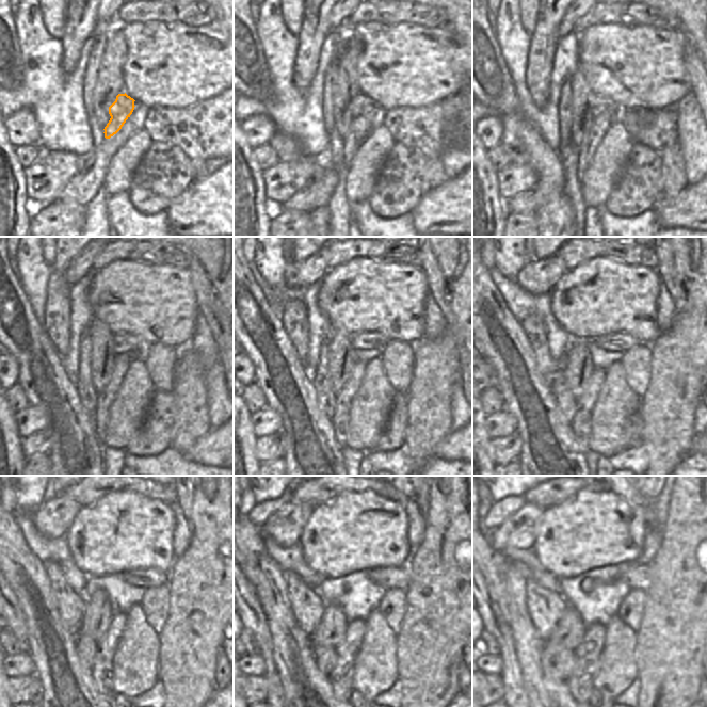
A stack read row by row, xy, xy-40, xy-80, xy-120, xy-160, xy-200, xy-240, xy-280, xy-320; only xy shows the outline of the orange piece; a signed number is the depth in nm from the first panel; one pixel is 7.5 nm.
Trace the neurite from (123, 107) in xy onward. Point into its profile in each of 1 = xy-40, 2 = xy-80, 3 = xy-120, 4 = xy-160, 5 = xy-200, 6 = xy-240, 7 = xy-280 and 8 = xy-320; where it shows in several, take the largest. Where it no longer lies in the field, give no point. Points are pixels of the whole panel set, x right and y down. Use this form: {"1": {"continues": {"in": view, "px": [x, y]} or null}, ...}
{"1": {"continues": {"in": "xy-40", "px": [362, 108]}}, "2": {"continues": {"in": "xy-80", "px": [601, 109]}}, "3": {"continues": {"in": "xy-120", "px": [123, 348]}}, "4": {"continues": {"in": "xy-160", "px": [341, 414]}}, "5": {"continues": {"in": "xy-200", "px": [581, 421]}}, "6": {"continues": {"in": "xy-240", "px": [102, 669]}}, "7": {"continues": {"in": "xy-280", "px": [340, 677]}}, "8": {"continues": {"in": "xy-320", "px": [580, 684]}}}

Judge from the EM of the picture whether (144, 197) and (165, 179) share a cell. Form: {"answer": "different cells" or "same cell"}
{"answer": "same cell"}

